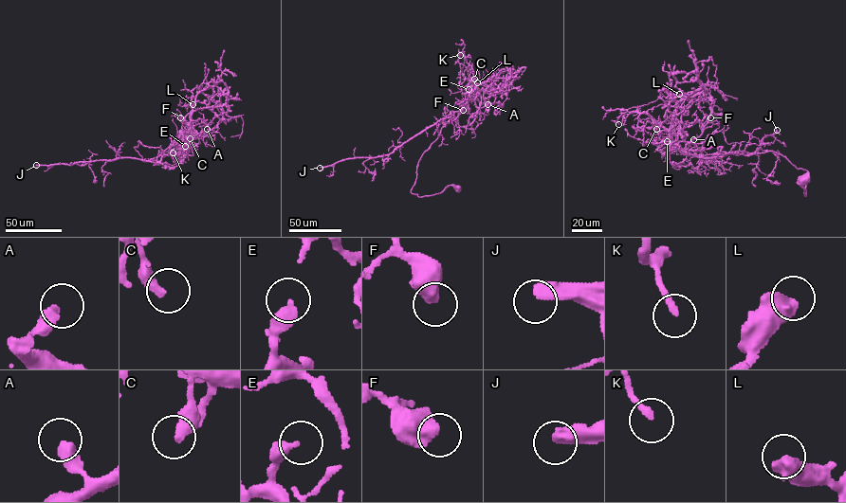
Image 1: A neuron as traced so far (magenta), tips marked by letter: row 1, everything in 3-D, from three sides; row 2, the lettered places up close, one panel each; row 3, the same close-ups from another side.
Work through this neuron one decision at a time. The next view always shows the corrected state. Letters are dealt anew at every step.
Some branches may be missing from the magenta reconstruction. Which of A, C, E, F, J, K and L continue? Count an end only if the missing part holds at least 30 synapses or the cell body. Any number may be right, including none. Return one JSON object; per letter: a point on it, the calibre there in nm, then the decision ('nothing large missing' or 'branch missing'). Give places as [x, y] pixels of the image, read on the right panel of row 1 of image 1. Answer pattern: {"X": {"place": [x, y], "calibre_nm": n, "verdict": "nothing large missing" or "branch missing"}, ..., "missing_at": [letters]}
{"A": {"place": [693, 139], "calibre_nm": 440, "verdict": "nothing large missing"}, "C": {"place": [656, 129], "calibre_nm": 380, "verdict": "nothing large missing"}, "E": {"place": [667, 141], "calibre_nm": 380, "verdict": "nothing large missing"}, "F": {"place": [710, 117], "calibre_nm": 600, "verdict": "nothing large missing"}, "J": {"place": [777, 130], "calibre_nm": 440, "verdict": "branch missing"}, "K": {"place": [618, 124], "calibre_nm": 240, "verdict": "nothing large missing"}, "L": {"place": [679, 94], "calibre_nm": 550, "verdict": "nothing large missing"}, "missing_at": ["J"]}

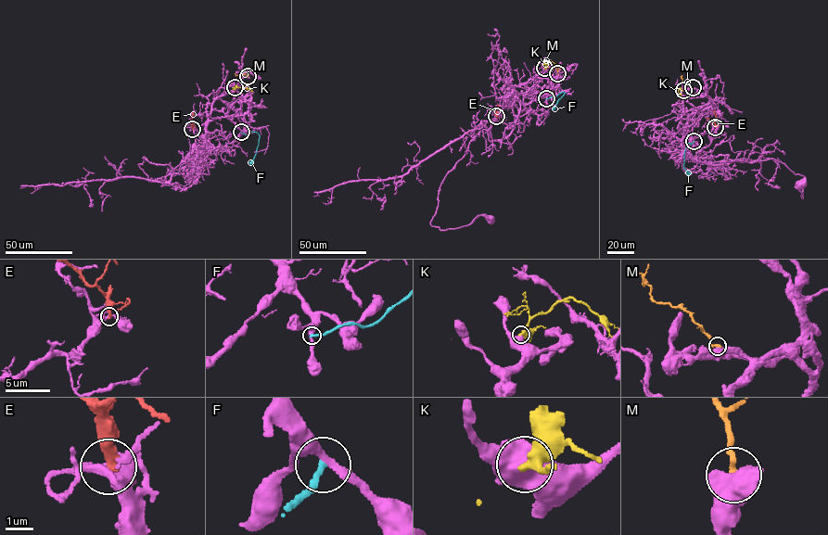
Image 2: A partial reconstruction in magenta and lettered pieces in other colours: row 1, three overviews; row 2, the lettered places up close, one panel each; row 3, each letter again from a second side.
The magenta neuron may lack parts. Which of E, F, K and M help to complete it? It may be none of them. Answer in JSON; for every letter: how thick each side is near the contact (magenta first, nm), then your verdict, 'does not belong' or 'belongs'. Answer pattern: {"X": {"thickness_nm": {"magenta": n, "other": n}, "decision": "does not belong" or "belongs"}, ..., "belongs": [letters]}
{"E": {"thickness_nm": {"magenta": 220, "other": 360}, "decision": "does not belong"}, "F": {"thickness_nm": {"magenta": 320, "other": 200}, "decision": "does not belong"}, "K": {"thickness_nm": {"magenta": 700, "other": 360}, "decision": "does not belong"}, "M": {"thickness_nm": {"magenta": 800, "other": 260}, "decision": "does not belong"}, "belongs": []}

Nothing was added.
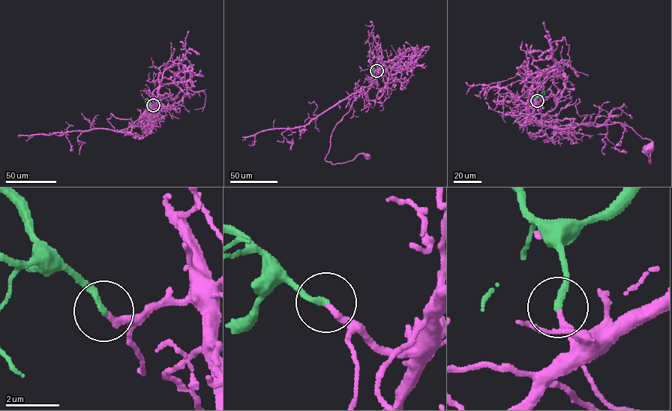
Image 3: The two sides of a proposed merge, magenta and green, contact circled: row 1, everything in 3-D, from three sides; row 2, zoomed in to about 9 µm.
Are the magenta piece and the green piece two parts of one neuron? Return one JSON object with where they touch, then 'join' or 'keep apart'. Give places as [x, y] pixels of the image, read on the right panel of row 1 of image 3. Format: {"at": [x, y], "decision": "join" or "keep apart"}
{"at": [537, 100], "decision": "join"}

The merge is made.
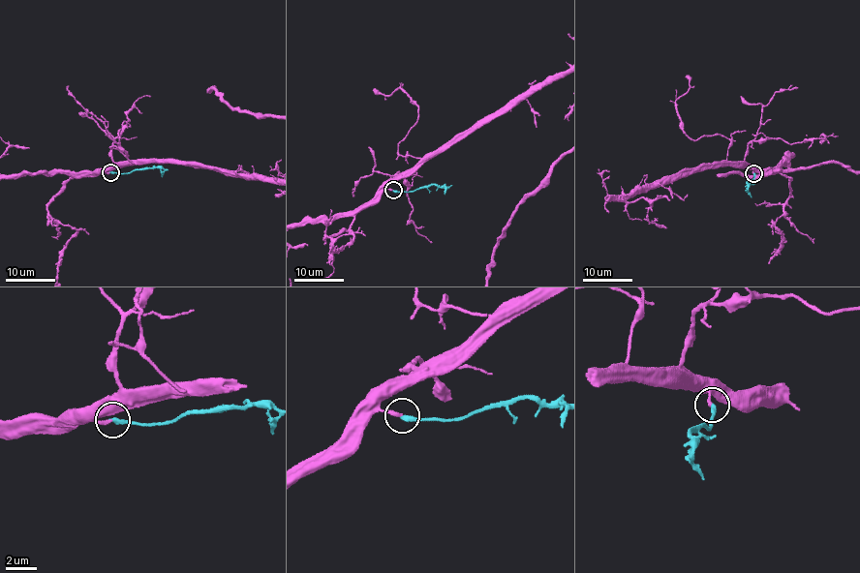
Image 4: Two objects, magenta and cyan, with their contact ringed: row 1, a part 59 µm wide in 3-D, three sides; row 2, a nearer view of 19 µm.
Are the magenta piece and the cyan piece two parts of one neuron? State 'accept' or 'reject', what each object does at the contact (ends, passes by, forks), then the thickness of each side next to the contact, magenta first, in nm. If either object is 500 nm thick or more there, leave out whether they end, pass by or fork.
accept; magenta ends; cyan ends; calibres 200 and 300 nm

